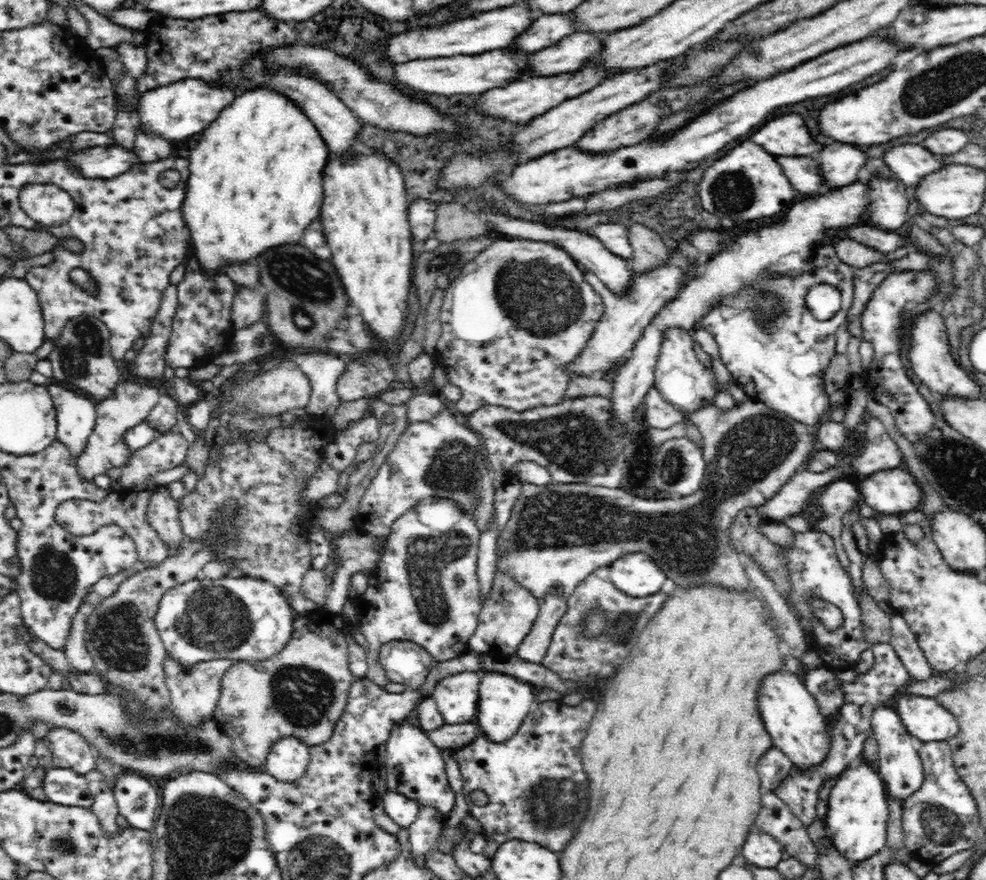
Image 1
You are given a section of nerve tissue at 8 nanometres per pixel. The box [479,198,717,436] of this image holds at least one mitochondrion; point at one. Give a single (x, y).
(541, 297)

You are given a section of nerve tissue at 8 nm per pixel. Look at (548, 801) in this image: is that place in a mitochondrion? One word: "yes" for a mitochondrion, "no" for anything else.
yes

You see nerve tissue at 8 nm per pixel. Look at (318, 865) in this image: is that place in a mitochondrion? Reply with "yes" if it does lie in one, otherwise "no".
yes

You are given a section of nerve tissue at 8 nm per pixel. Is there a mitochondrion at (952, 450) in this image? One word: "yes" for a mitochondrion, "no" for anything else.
yes

